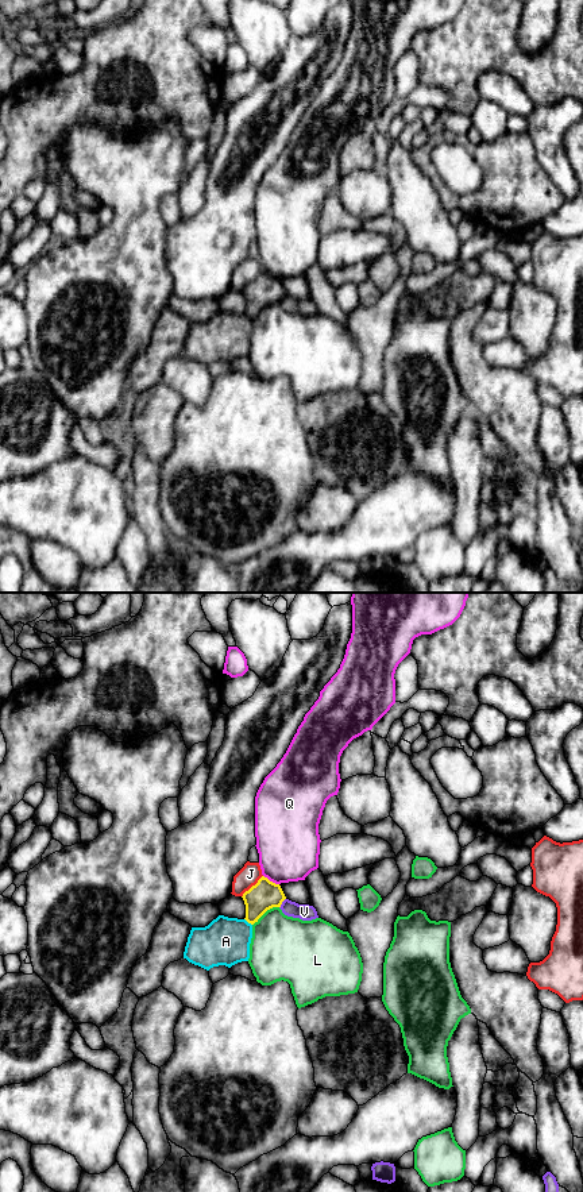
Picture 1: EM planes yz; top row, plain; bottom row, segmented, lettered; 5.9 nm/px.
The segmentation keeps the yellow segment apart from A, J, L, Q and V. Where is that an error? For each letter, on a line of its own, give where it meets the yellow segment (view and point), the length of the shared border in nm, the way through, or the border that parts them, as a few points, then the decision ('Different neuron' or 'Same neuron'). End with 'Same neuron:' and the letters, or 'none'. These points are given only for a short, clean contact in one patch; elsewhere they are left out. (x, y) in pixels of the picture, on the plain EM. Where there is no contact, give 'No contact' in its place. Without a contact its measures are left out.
A: Touches yellow at yz (248, 317). Shared border 60 nm. Different neuron
J: Touches yellow at yz (253, 281). Shared border 180 nm. Boundary: yz (262, 270), (242, 292). Different neuron
L: Touches yellow at yz (265, 307). Shared border 200 nm. Different neuron
Q: Touches yellow at yz (271, 277). Shared border 110 nm. Boundary: yz (263, 270), (278, 280). Different neuron
V: Touches yellow at yz (281, 299). Shared border 70 nm. Boundary: yz (285, 293), (280, 303). Different neuron
Same neuron: none

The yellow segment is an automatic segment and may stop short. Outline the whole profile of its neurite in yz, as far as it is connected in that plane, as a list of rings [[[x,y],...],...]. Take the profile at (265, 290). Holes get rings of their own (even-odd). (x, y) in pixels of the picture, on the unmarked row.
[[[265,271],[246,286],[242,293],[246,300],[244,315],[251,320],[258,317],[267,305],[281,302],[282,297],[286,294],[281,281],[270,277]]]

